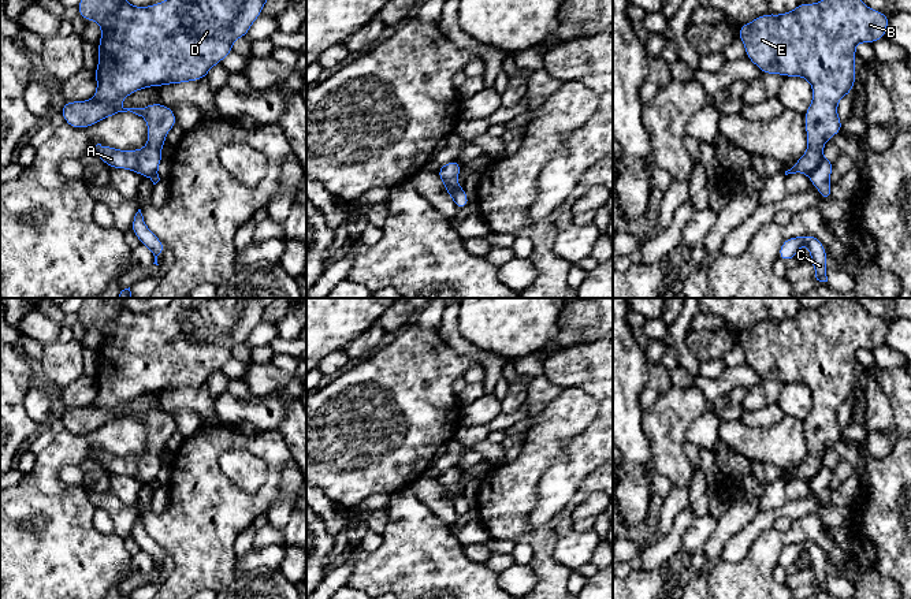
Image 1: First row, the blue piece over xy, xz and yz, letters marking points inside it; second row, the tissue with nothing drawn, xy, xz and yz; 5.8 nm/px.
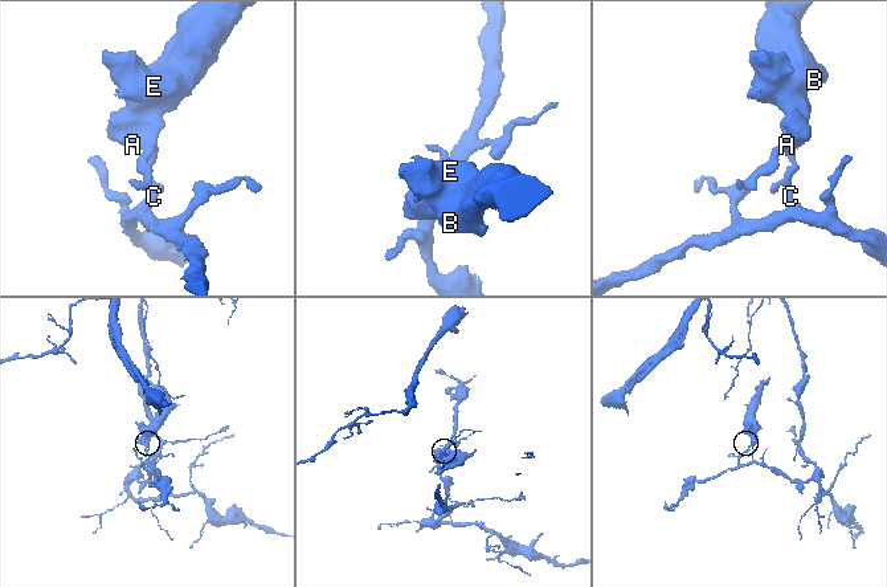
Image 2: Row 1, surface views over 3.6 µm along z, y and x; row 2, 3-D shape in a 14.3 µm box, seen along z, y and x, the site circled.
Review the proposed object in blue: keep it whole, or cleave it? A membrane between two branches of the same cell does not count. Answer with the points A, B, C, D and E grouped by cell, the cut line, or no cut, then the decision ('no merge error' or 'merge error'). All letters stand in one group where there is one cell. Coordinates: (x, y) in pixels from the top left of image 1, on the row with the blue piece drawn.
groups A B D E / C; cut yz (822, 160), (809, 175); merge error

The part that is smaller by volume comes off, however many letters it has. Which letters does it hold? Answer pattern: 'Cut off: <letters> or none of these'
Cut off: A, B, D, E

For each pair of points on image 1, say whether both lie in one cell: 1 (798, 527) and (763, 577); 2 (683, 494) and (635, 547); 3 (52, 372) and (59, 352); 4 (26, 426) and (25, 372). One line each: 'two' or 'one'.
1: one
2: one
3: one
4: one

